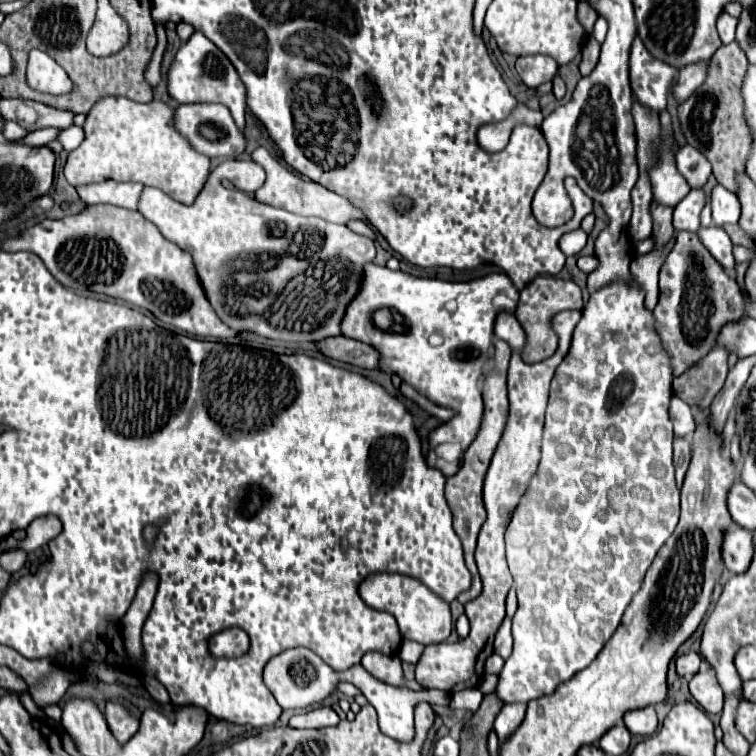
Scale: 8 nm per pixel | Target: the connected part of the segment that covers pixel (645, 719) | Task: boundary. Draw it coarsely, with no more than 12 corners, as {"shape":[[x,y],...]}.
{"shape":[[655,709],[627,711],[623,723],[635,735],[653,735]]}

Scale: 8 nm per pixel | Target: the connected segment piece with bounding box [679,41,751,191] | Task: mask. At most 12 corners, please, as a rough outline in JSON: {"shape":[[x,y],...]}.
{"shape":[[733,41],[705,83],[679,105],[681,133],[735,191],[751,133],[741,81],[747,57]]}

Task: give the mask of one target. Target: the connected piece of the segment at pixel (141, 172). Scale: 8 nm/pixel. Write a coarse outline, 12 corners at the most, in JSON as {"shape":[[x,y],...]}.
{"shape":[[101,97],[69,153],[73,187],[105,179],[191,205],[209,159],[161,101]]}

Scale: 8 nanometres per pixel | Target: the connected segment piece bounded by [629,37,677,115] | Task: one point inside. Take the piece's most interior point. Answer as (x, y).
(650, 78)

